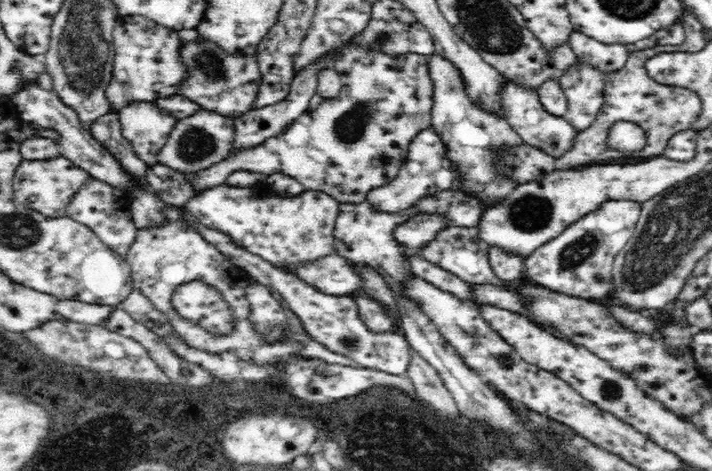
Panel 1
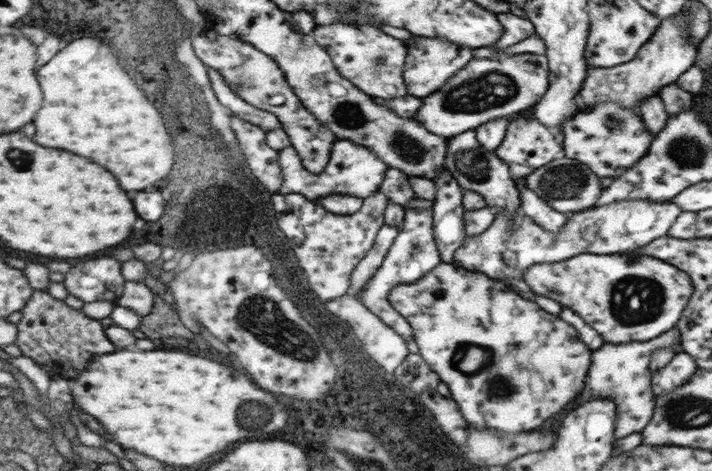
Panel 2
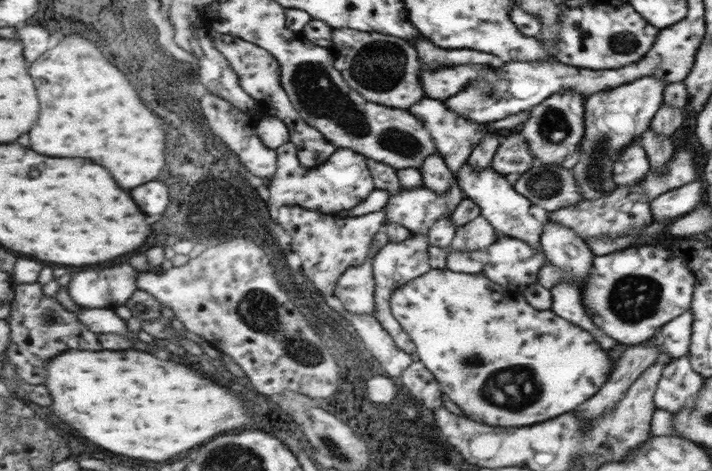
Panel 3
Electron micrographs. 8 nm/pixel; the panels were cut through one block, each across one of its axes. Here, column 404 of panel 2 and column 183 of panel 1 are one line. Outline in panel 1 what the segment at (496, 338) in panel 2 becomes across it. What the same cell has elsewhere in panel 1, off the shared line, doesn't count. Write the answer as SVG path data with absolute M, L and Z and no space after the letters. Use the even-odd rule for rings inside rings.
M202 280L178 286L172 294L172 306L182 318L188 318L190 322L202 326L206 332L218 336L230 334L230 330L236 326L224 296Z

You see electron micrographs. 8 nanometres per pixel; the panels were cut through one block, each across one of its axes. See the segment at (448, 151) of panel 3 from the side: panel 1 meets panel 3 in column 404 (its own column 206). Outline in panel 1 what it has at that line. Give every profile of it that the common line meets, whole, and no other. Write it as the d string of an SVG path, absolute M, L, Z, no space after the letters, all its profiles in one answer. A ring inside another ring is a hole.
M216 186L210 188L190 202L184 210L202 222L206 228L218 230L230 236L240 248L254 256L262 256L274 266L304 266L336 252L336 218L340 214L340 202L326 192L302 192L298 196L260 194L256 186Z

